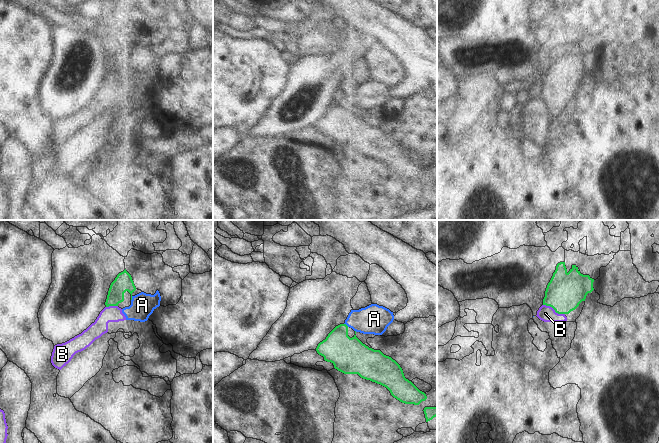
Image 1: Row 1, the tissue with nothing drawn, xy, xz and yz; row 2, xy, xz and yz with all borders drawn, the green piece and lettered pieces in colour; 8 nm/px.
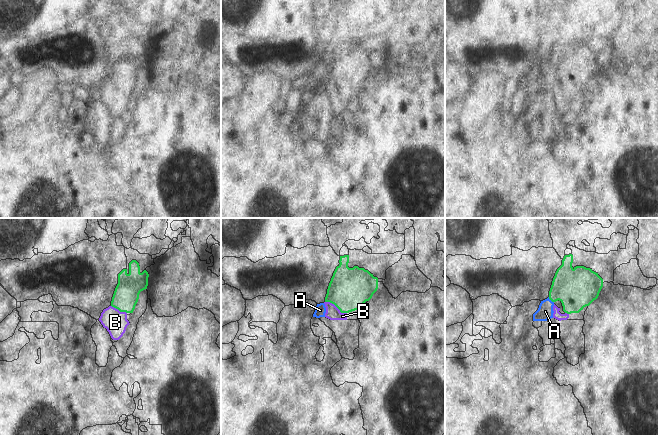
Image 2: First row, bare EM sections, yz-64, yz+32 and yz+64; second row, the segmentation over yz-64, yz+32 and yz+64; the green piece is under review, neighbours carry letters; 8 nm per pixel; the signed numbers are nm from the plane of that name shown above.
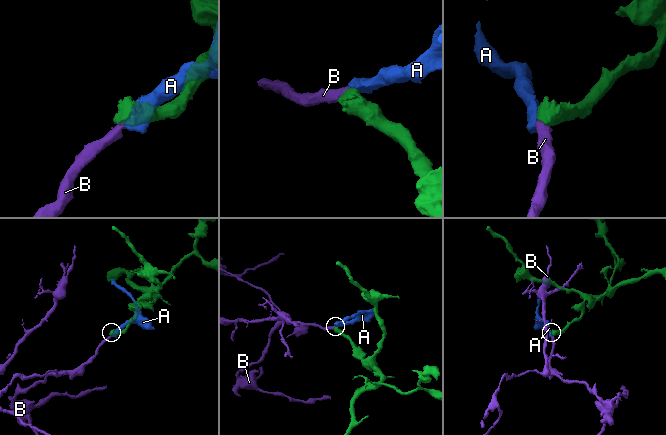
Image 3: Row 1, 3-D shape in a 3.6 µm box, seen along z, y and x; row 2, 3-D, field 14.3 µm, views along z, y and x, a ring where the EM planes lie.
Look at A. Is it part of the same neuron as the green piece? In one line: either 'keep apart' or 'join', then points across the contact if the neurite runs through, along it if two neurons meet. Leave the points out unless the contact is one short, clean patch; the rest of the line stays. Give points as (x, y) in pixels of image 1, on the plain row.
keep apart | along xy (132, 72), (131, 76)

